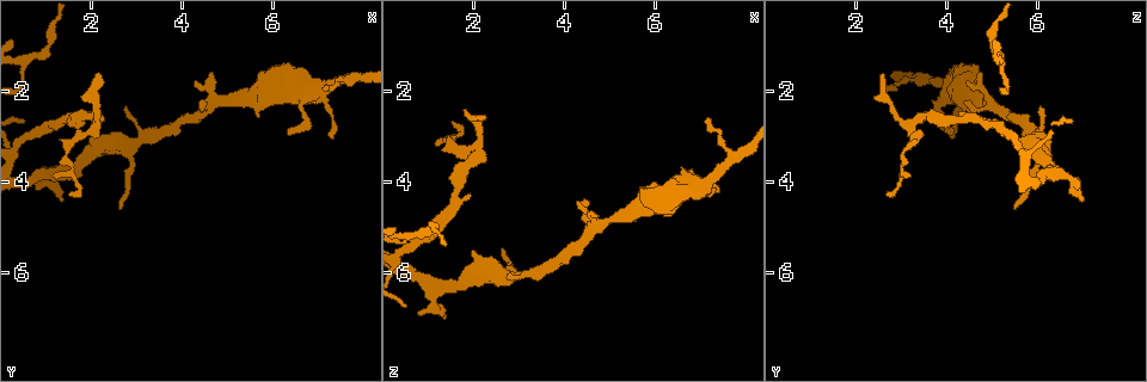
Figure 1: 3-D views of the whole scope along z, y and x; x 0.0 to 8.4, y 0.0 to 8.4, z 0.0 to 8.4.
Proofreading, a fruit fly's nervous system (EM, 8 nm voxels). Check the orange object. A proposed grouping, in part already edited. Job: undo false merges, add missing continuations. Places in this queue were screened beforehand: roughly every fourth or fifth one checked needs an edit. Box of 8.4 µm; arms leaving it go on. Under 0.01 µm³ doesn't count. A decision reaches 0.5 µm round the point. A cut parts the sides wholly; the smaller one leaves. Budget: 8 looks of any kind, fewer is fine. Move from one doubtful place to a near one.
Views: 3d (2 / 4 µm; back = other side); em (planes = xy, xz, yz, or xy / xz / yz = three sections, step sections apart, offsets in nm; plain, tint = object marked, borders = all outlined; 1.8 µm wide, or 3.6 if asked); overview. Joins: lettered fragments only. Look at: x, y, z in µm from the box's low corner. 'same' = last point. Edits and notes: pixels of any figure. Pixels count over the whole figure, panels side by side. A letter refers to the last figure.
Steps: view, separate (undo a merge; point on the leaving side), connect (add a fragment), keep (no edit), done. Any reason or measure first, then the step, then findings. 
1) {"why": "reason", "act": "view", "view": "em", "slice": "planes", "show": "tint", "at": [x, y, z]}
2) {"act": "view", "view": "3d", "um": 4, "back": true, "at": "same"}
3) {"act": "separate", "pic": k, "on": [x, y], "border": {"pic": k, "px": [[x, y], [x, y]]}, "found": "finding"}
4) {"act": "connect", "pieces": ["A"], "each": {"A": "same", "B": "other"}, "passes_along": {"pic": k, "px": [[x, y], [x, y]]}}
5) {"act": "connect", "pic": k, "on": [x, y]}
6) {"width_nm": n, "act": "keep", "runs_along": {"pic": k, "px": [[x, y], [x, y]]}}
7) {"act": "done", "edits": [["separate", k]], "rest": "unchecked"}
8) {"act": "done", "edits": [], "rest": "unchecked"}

{"why": "branch stops here", "act": "view", "view": "em", "slice": "planes", "show": "borders", "at": [6.25, 2.95, 4.10]}

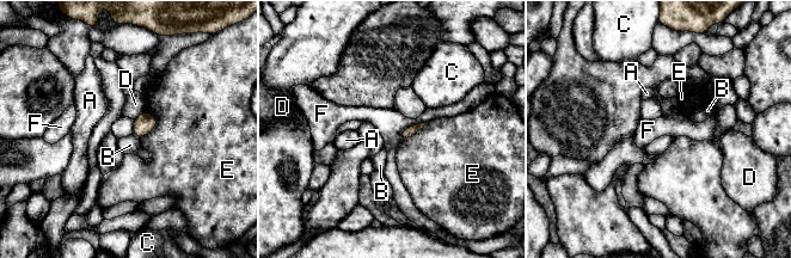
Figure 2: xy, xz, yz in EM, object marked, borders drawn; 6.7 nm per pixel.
{"width_nm": 70, "act": "keep", "each": {"A": "other", "B": "other", "C": "other", "D": "other", "E": "other", "F": "other"}, "found": "none of them fits"}

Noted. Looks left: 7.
{"why": "thin end", "act": "view", "view": "3d", "um": 2, "at": [1.60, 4.25, 2.65]}

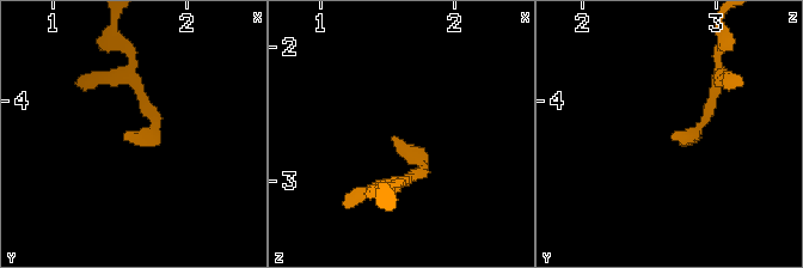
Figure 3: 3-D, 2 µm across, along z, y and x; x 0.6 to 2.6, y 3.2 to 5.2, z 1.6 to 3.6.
{"why": "shape alone is not enough", "act": "view", "view": "em", "slice": "xy", "step": 8, "show": "borders", "at": [1.58, 4.24, 2.66]}

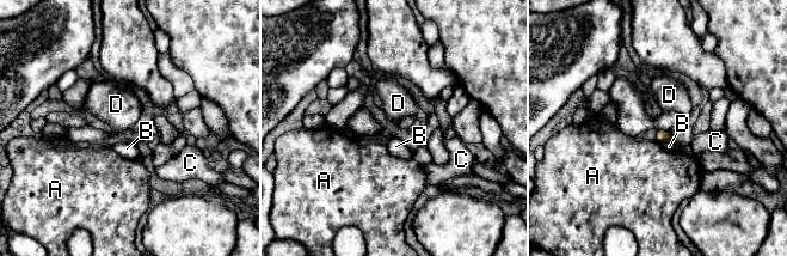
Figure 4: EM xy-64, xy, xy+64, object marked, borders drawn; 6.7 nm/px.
{"longest_contact_nm": ["B", 120], "act": "keep", "each": {"A": "other", "B": "other", "C": "other", "D": "other"}, "border": {"pic": 4, "px": [[661, 142], [669, 141], [677, 146]]}, "found": "none of them fits"}

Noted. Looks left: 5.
{"why": "branch stops here", "act": "view", "view": "3d", "um": 2, "at": [1.35, 4.45, 6.95]}

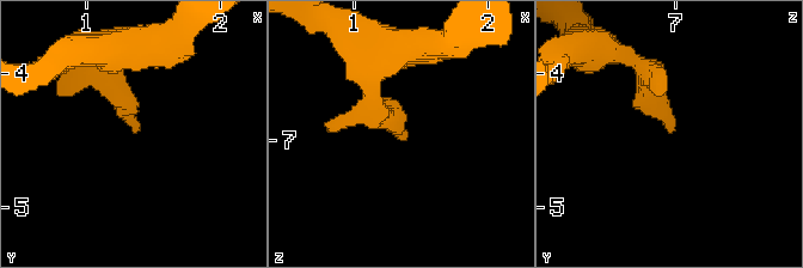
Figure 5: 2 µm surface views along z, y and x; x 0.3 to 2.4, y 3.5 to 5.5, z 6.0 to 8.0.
{"why": "shape alone is not enough", "act": "view", "view": "em", "slice": "planes", "show": "borders", "at": [1.38, 4.44, 7.00]}

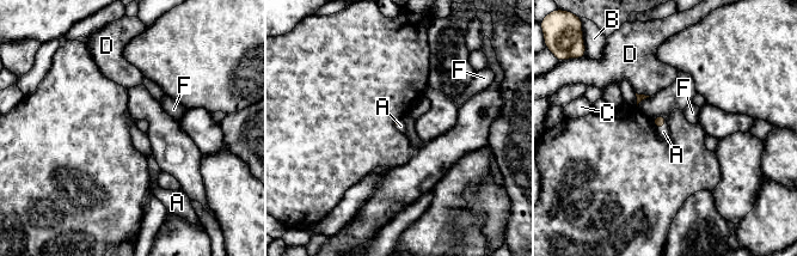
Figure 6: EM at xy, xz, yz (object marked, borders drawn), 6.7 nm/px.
{"longest_contact_nm": ["A", 90], "act": "connect", "pieces": ["A"], "each": {"A": "same", "B": "other", "C": "other", "D": "other", "F": "other"}, "found": "it goes on there"}

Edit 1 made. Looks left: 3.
{"act": "done", "edits": [["connect", 6]], "rest": "unchecked"}

